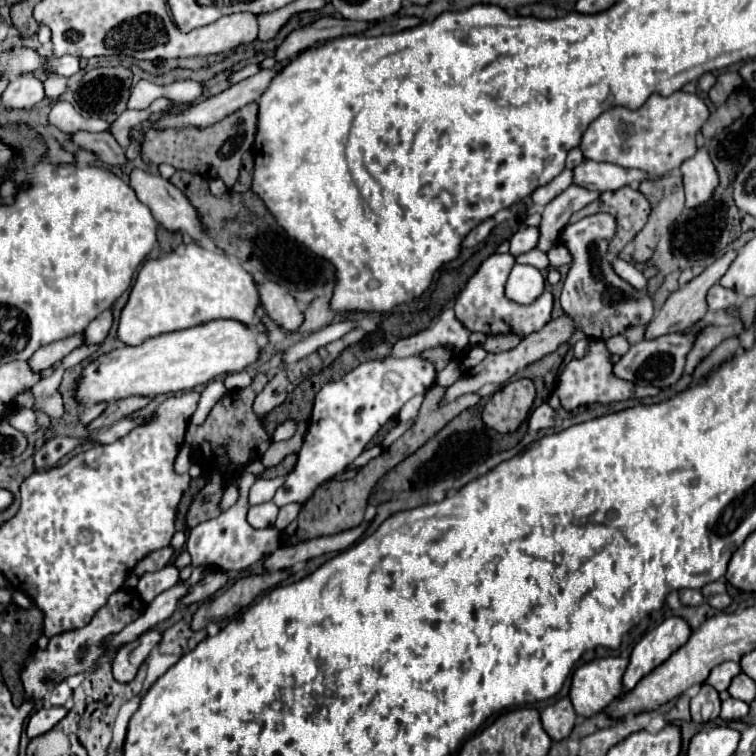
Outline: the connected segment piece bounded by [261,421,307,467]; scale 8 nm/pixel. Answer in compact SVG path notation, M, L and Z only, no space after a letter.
M305 421L297 423L297 433L295 433L289 441L273 443L273 445L263 453L261 463L263 463L265 467L275 467L275 465L279 465L279 463L285 459L285 455L289 455L289 453L297 453L297 451L301 449L305 429L307 429L307 423L305 423Z

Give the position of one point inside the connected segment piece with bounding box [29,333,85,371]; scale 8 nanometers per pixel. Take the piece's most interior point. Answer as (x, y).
(48, 355)

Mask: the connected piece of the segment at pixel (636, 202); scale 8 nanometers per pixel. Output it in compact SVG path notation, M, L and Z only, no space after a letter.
M621 187L617 191L605 191L599 195L597 201L573 213L569 223L579 221L597 211L611 213L617 221L617 231L609 245L609 253L617 255L635 237L635 233L645 225L649 217L649 201L635 187Z

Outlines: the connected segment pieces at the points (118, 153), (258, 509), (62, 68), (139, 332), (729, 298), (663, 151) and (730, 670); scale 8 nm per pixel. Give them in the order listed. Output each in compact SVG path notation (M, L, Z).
M77 131L77 133L73 135L73 141L75 141L79 147L97 153L97 157L99 157L105 165L119 165L119 167L123 167L123 165L127 163L125 149L115 141L115 137L113 137L111 133Z
M267 501L267 503L261 503L261 505L249 507L247 521L253 529L267 529L275 523L277 511L279 511L279 507L273 501Z
M63 55L63 57L59 57L59 59L51 57L51 59L49 59L49 69L53 69L53 71L59 73L59 75L71 77L71 75L79 73L79 69L81 69L79 57L71 57L71 55Z
M189 243L181 253L173 251L161 259L145 261L119 317L119 339L125 345L141 345L149 337L213 319L237 319L251 325L257 305L255 281L241 263L229 261L223 253L213 253L197 243Z
M715 283L709 293L707 293L707 305L709 311L723 311L727 307L731 307L733 303L737 303L737 293L731 289L721 287L719 283Z
M677 91L669 97L651 95L637 111L615 107L599 115L583 133L579 147L585 159L607 161L619 167L635 167L649 175L667 175L679 169L687 157L697 153L695 137L707 117L709 109L697 95L683 91Z
M725 661L725 663L717 665L715 669L711 669L711 673L709 673L709 677L707 677L705 683L709 683L711 687L715 687L717 691L725 691L725 689L729 687L731 679L733 679L739 671L741 671L739 663L735 663L735 661Z

